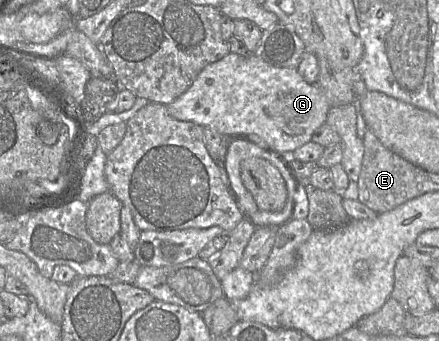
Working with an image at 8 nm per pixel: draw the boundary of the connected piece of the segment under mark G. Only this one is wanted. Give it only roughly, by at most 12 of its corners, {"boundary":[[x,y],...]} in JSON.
{"boundary":[[233,52],[167,105],[287,155],[330,108],[297,68]]}

